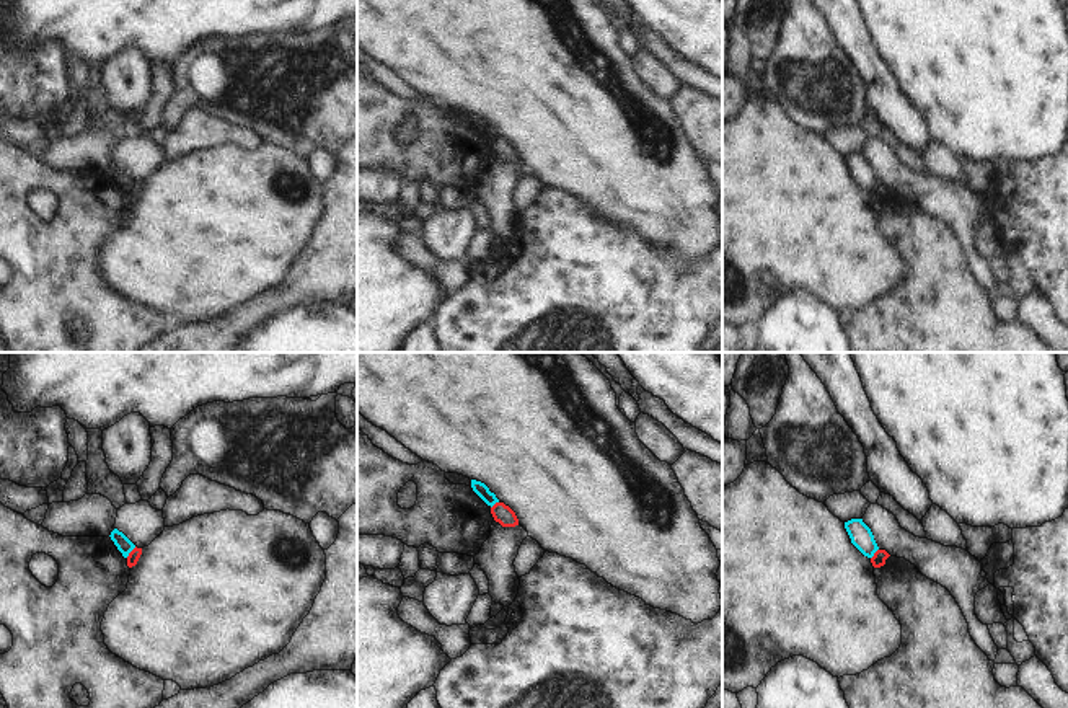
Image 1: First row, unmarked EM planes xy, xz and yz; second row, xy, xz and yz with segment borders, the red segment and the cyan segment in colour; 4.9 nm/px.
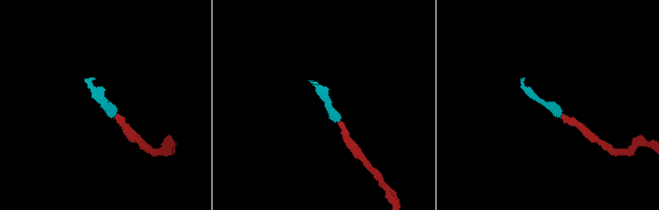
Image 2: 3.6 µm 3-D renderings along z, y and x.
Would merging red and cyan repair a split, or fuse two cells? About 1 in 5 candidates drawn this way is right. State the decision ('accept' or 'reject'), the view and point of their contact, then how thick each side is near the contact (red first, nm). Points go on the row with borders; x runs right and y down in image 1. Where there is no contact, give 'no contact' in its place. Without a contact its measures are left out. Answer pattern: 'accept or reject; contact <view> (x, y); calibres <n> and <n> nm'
reject; contact xy (131, 552); calibres 60 and 80 nm

